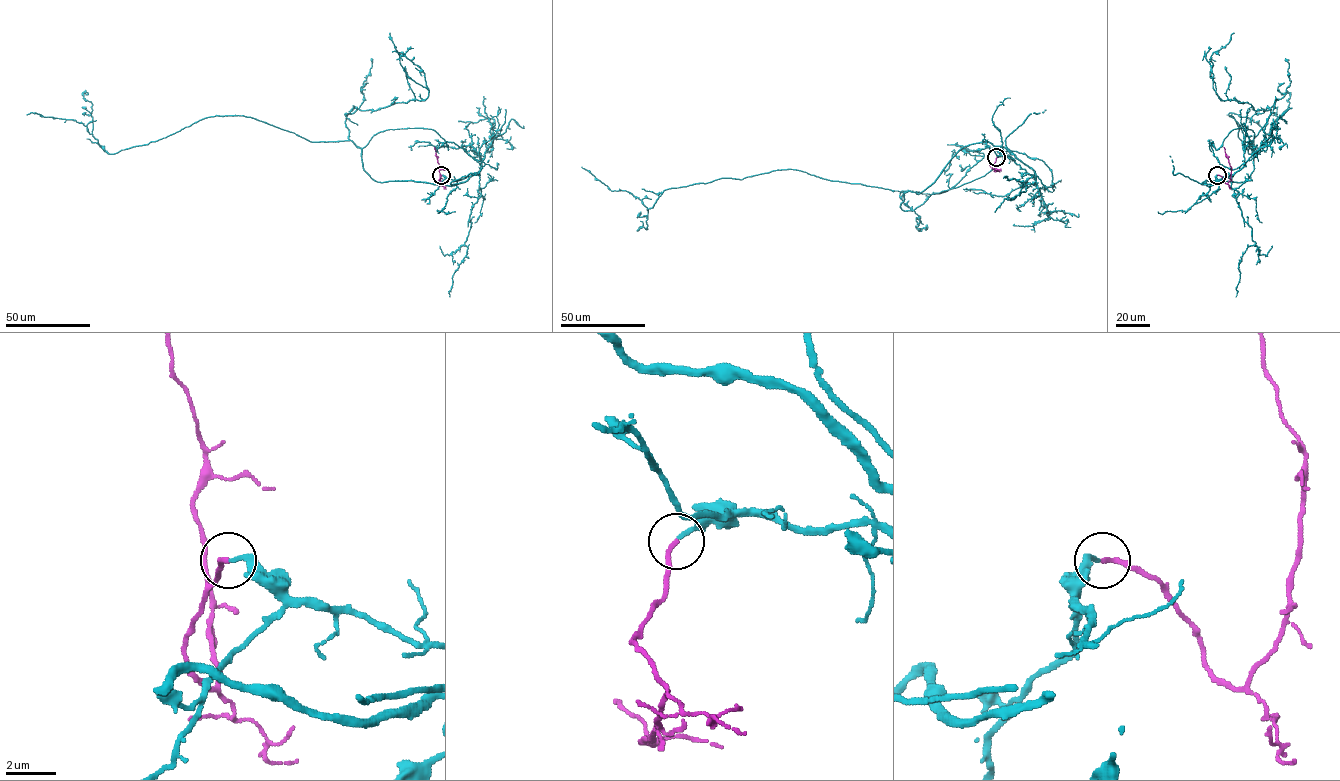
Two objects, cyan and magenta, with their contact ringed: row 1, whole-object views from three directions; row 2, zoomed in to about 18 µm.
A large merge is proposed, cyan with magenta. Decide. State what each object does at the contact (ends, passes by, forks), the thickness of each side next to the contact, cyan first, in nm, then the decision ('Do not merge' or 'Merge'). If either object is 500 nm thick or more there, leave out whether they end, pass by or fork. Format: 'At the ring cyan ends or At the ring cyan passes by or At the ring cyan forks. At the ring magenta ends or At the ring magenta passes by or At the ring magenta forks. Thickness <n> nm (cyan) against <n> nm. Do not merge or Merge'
At the ring cyan ends. At the ring magenta ends. Thickness 180 nm (cyan) against 190 nm. Merge

